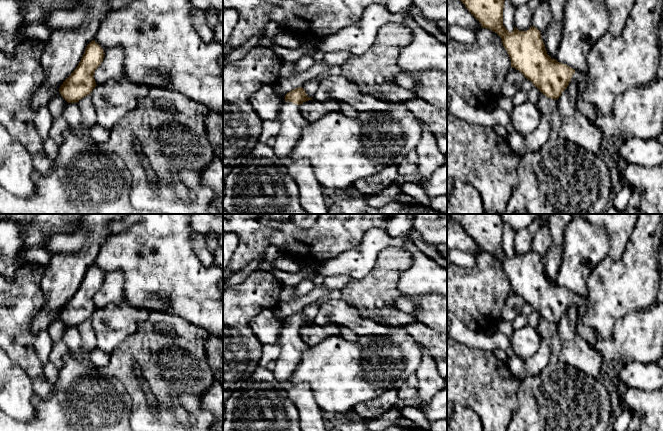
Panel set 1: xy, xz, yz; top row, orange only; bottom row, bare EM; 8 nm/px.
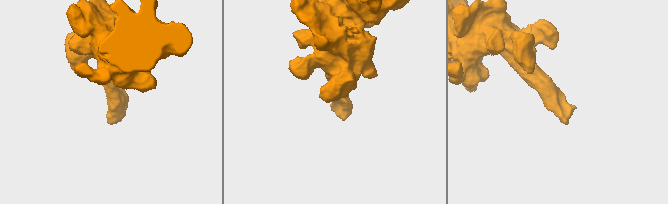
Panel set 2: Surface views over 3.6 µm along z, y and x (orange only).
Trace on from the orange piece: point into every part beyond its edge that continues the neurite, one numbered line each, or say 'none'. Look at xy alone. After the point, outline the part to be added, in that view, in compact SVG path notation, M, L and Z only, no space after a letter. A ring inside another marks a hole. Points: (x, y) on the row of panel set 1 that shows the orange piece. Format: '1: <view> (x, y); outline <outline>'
none

